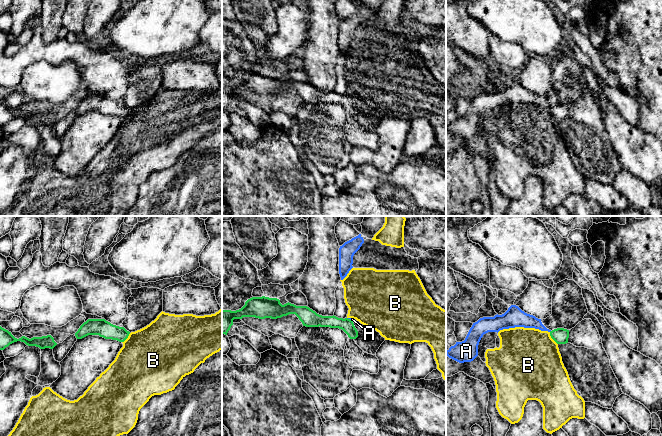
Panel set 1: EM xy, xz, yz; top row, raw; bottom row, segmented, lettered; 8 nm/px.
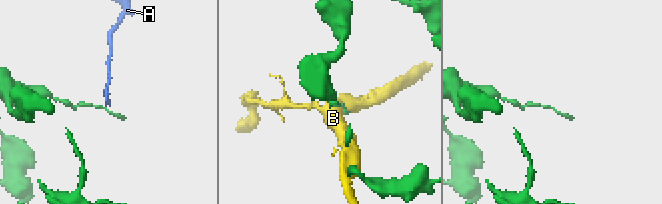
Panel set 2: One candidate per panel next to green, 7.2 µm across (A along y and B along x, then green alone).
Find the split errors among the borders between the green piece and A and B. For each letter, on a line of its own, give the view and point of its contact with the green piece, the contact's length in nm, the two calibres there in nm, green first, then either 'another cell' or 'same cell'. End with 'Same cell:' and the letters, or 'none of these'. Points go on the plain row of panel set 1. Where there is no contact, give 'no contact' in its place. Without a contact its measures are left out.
A: xz (349, 95) | 50 nm | 110/20 nm | another cell
B: yz (552, 114) | 120 nm | 130/500 nm | another cell
Same cell: none of these

